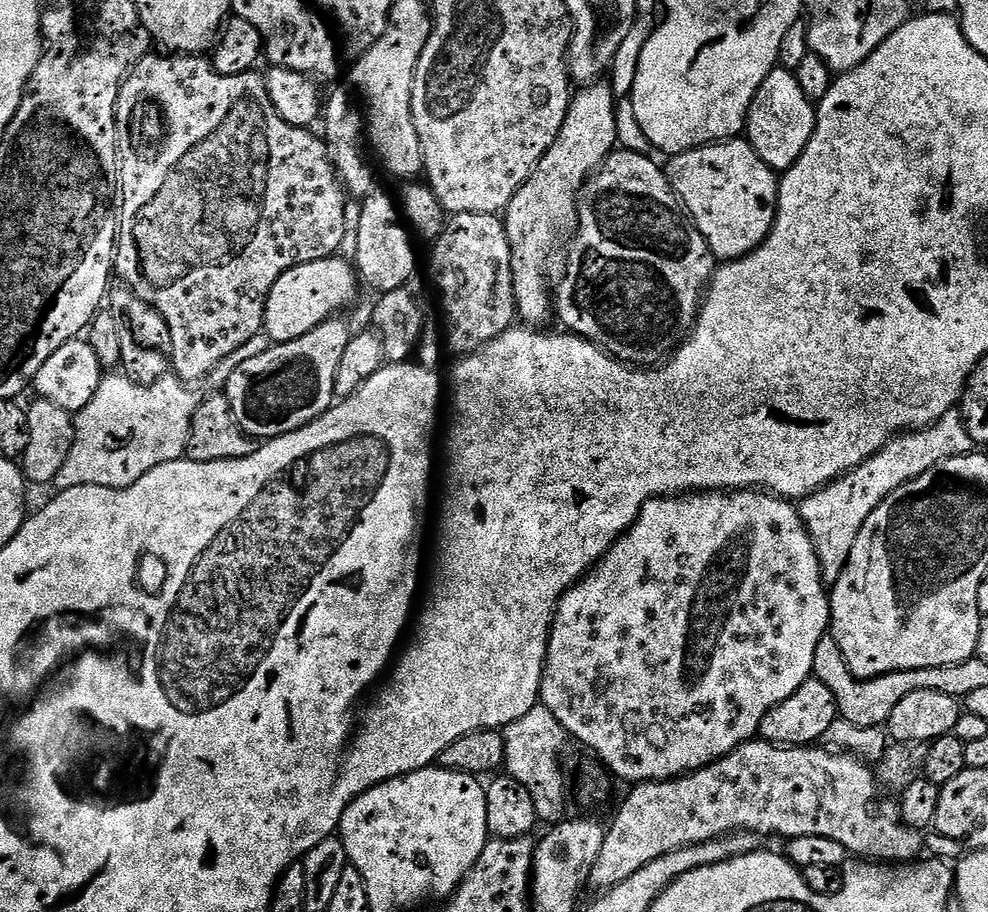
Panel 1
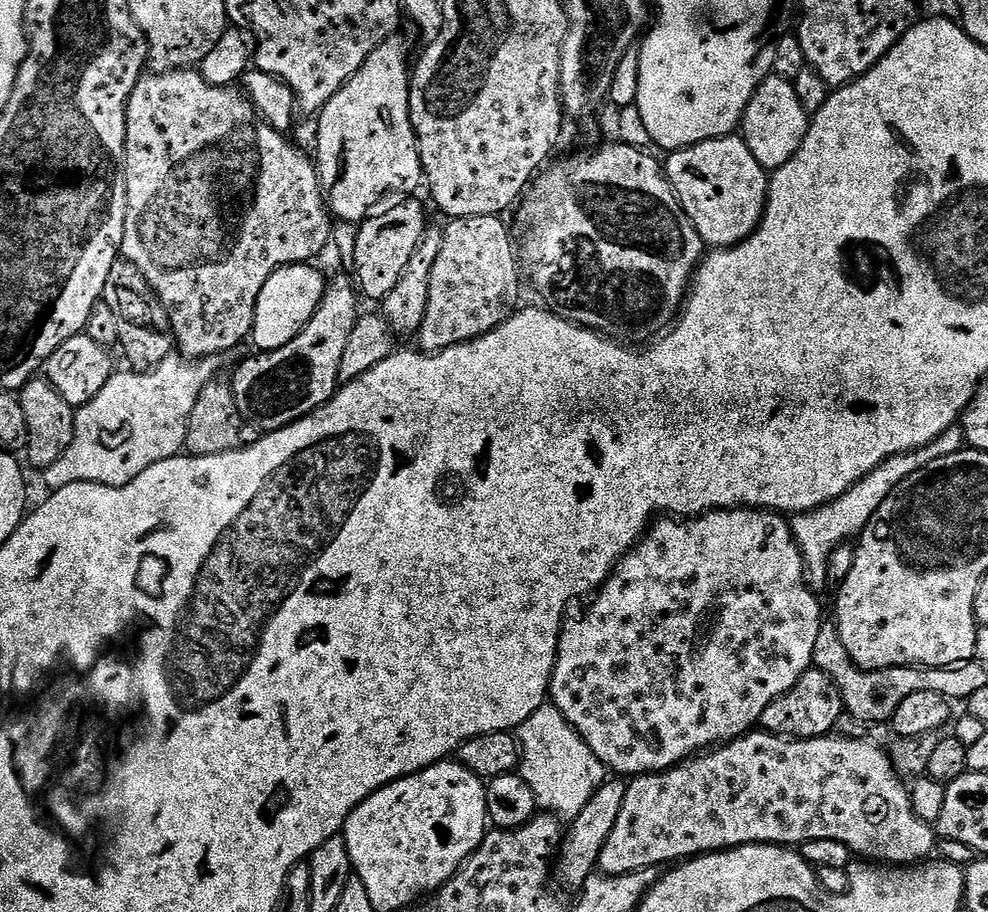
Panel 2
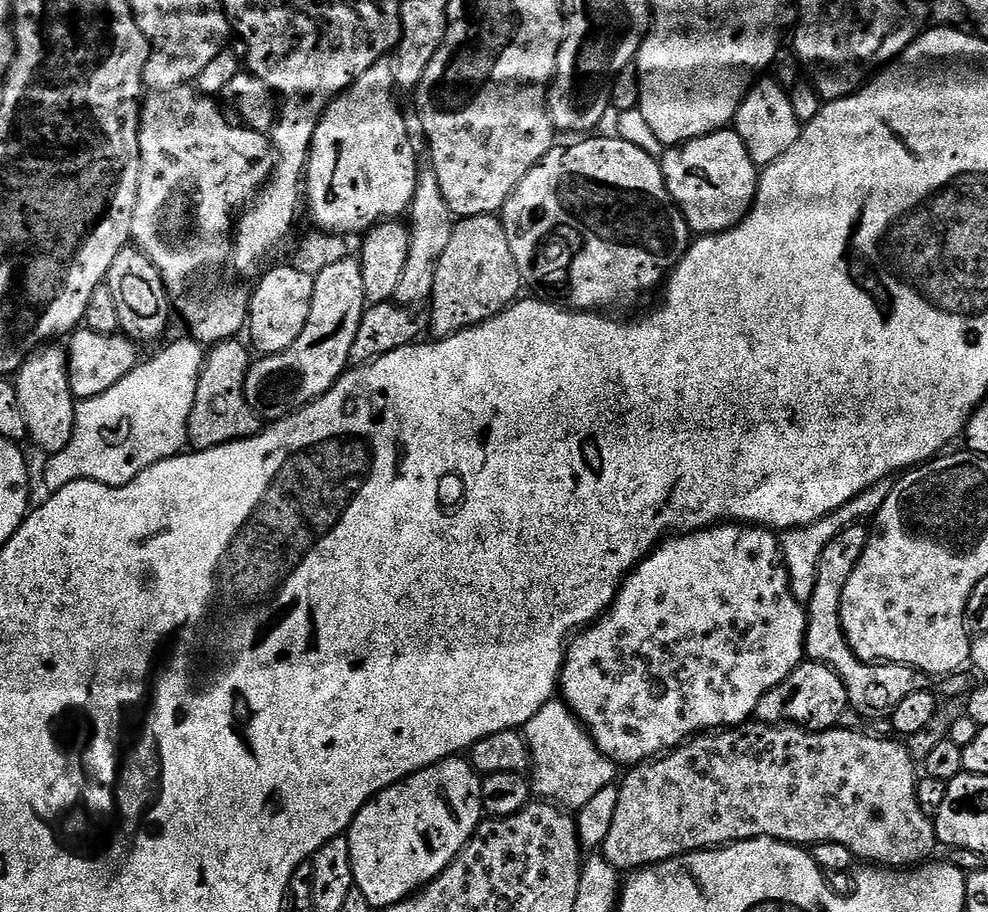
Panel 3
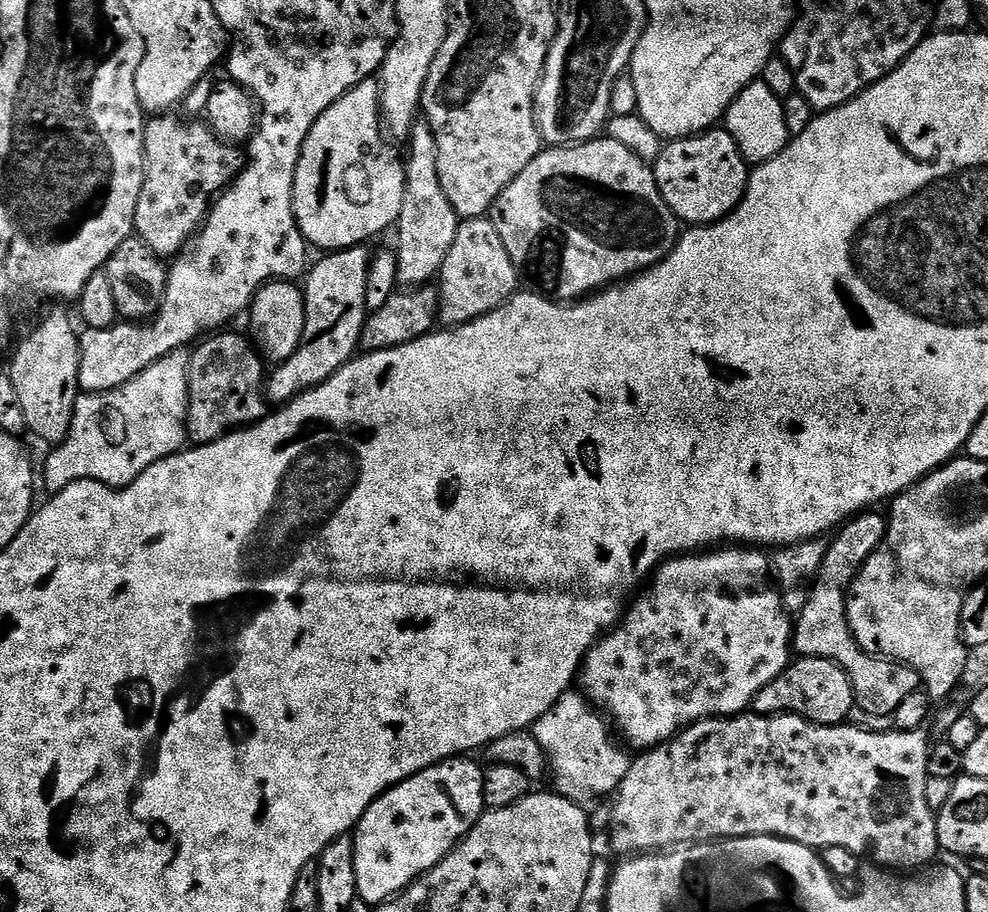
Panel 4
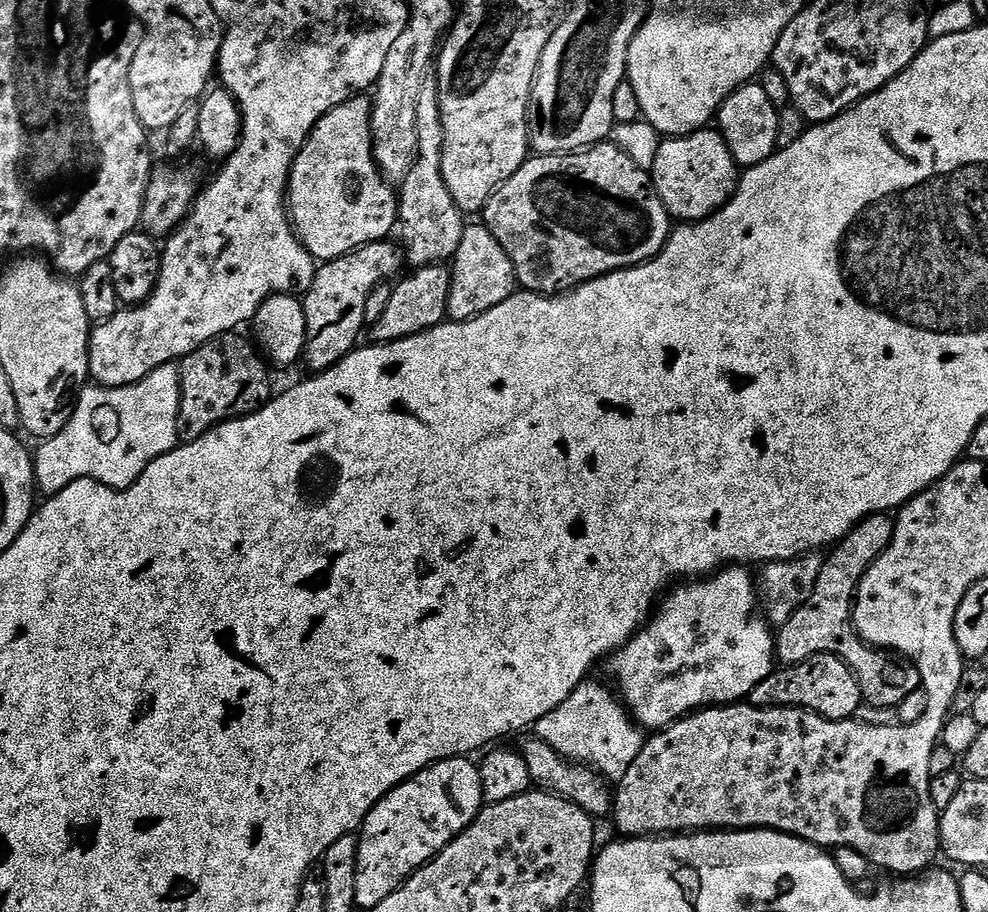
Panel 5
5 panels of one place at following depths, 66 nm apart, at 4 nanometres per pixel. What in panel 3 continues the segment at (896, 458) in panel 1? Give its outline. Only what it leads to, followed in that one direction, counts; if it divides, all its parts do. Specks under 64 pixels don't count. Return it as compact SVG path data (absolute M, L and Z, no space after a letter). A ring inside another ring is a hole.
M888 482L875 484L873 488L866 489L858 498L846 502L846 506L826 514L826 518L808 524L805 528L789 528L780 536L780 552L784 555L790 590L794 594L794 598L798 598L800 604L806 606L810 602L810 598L814 598L814 586L818 586L818 562L822 550L826 550L830 538L834 538L834 534L846 530L851 524L867 521L867 516L868 519L875 517L882 502L886 502L891 489L892 484Z

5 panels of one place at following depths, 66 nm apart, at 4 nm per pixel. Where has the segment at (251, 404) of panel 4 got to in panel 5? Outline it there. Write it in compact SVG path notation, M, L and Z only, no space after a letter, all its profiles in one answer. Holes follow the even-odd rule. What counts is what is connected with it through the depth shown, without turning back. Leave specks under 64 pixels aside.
M227 332L179 361L180 430L185 441L196 440L228 420L249 416L272 399L274 389L268 377L269 365L257 345L248 340L236 332Z

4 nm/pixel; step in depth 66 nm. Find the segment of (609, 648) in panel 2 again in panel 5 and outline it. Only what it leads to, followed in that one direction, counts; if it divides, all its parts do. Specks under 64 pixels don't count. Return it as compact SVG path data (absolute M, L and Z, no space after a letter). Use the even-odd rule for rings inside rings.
M725 566L703 578L673 587L644 627L623 648L607 657L606 665L616 679L615 687L641 728L668 728L689 712L747 701L754 686L777 667L774 628L758 611L758 588L753 573L751 576L748 572L751 571L744 566Z

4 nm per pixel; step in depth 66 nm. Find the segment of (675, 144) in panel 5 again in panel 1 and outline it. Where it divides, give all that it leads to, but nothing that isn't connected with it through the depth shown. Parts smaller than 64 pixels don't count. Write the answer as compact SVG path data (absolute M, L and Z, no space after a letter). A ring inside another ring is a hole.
M733 138L719 144L707 144L704 148L695 148L671 157L666 165L666 175L717 261L727 262L749 256L772 233L780 182L777 173L768 168L762 158L758 158L747 139Z

